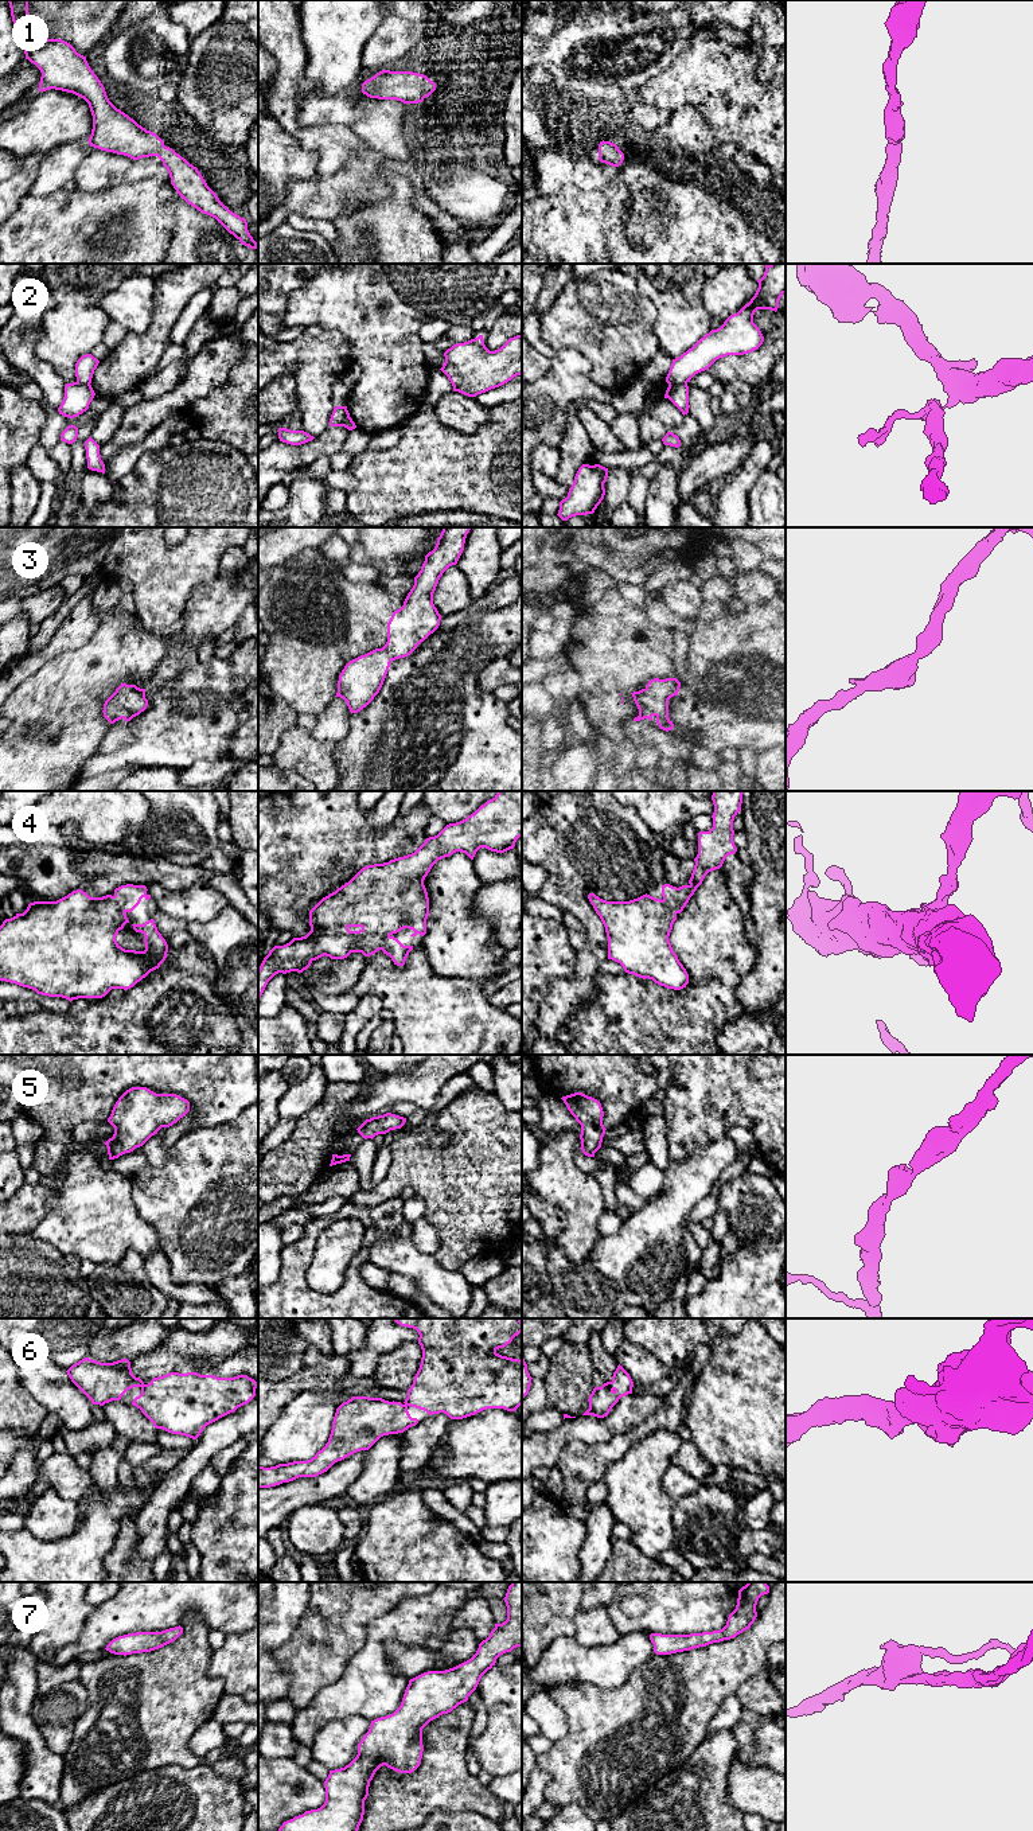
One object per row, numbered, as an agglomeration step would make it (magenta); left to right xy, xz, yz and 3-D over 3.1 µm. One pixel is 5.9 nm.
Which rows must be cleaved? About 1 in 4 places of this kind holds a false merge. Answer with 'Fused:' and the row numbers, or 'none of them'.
Fused: 2

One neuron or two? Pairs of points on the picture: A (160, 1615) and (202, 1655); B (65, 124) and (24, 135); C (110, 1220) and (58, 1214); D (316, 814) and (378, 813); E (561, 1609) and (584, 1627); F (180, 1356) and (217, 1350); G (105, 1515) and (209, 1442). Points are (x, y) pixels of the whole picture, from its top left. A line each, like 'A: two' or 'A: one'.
A: two
B: one
C: one
D: two
E: two
F: one
G: two

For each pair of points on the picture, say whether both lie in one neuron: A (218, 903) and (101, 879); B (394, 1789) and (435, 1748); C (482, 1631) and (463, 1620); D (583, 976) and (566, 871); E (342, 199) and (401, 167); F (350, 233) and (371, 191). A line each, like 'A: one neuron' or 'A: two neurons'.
A: two neurons
B: one neuron
C: one neuron
D: one neuron
E: one neuron
F: two neurons

